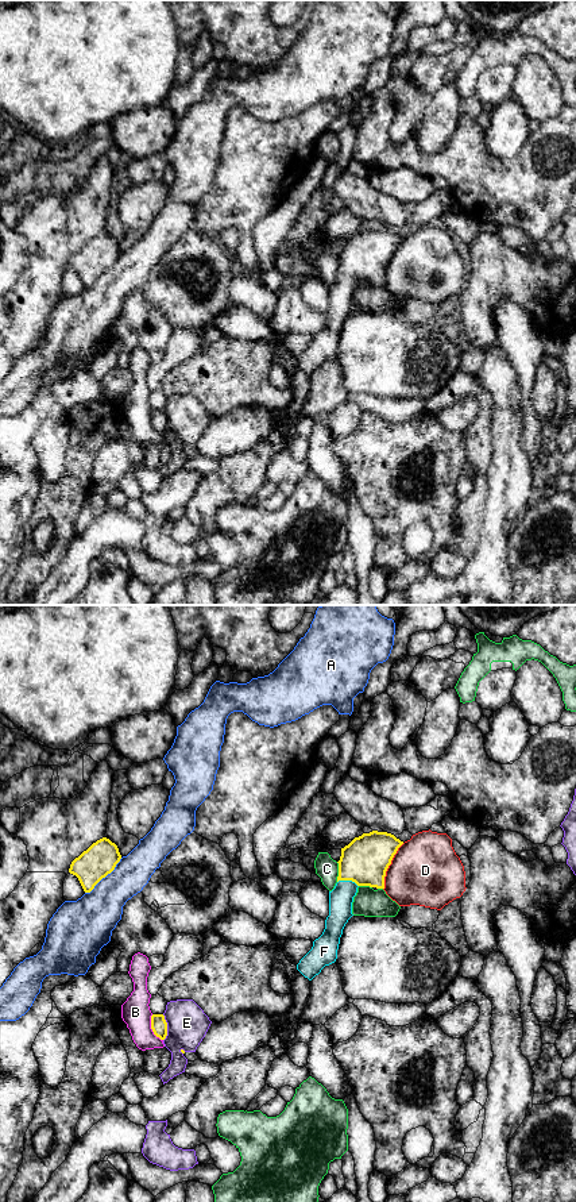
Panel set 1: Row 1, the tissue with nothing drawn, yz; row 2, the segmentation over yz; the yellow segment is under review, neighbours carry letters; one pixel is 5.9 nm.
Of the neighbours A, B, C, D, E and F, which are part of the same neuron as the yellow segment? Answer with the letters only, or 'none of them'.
F

